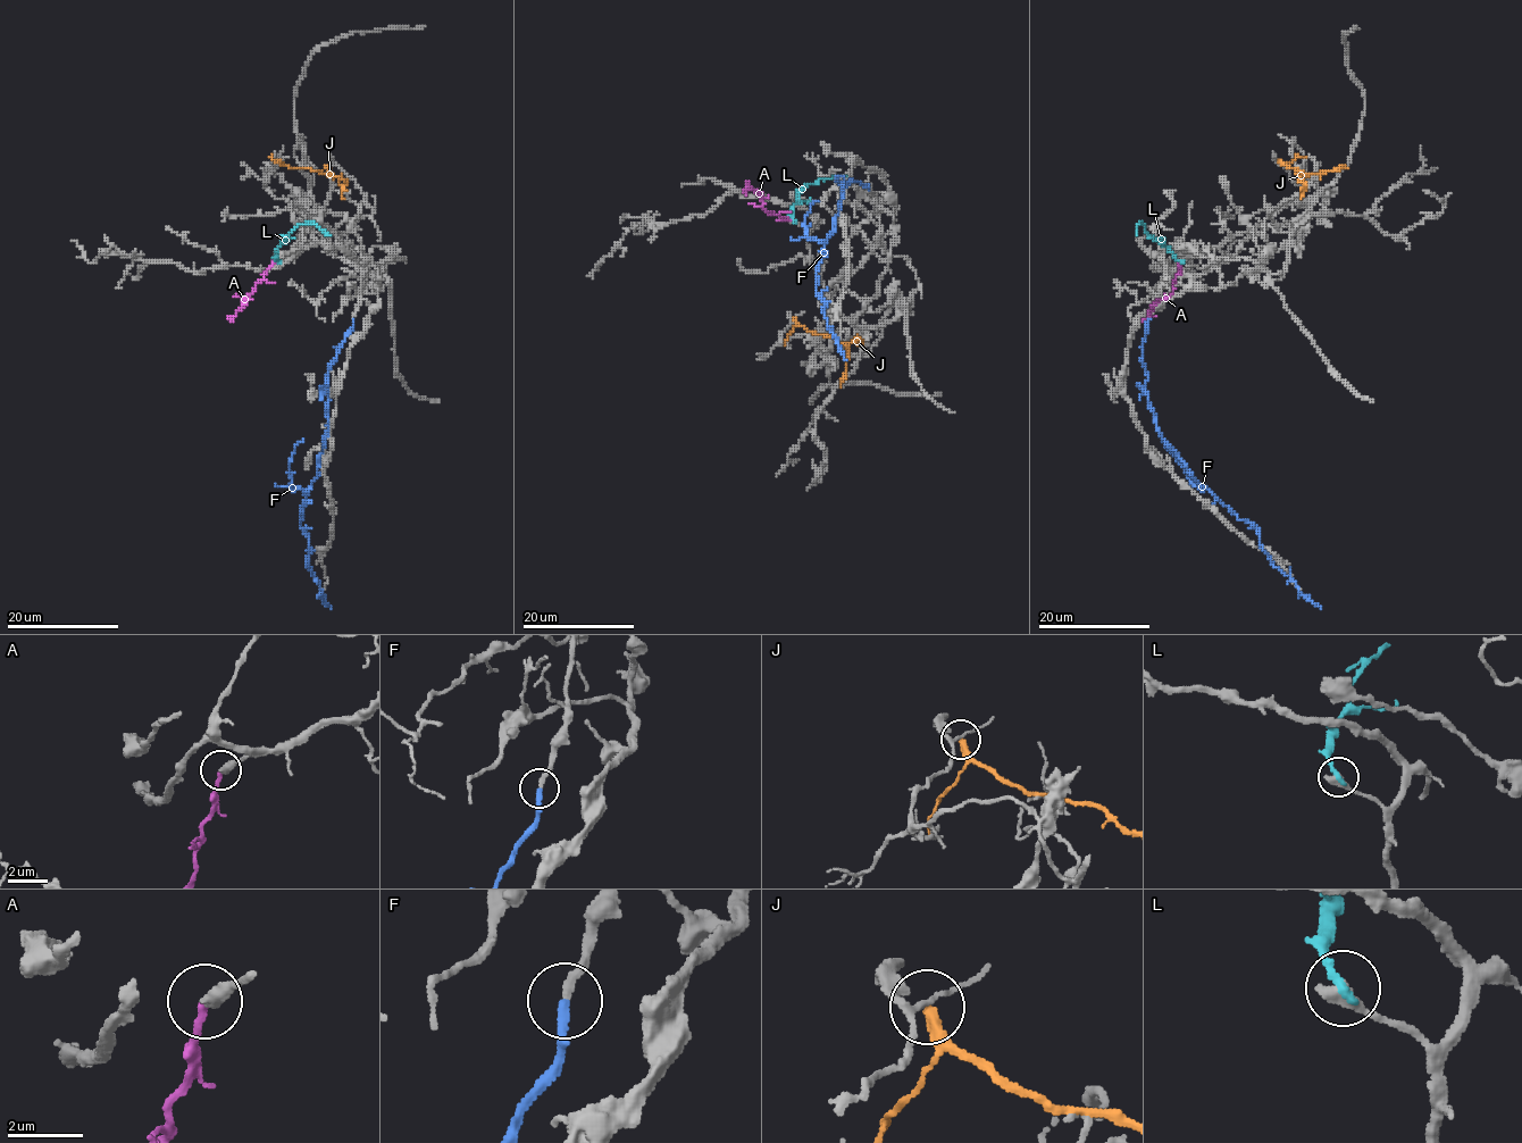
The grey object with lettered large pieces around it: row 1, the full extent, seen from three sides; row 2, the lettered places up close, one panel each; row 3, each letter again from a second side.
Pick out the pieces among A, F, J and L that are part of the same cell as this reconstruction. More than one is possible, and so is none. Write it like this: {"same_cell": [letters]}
{"same_cell": ["A", "F"]}

